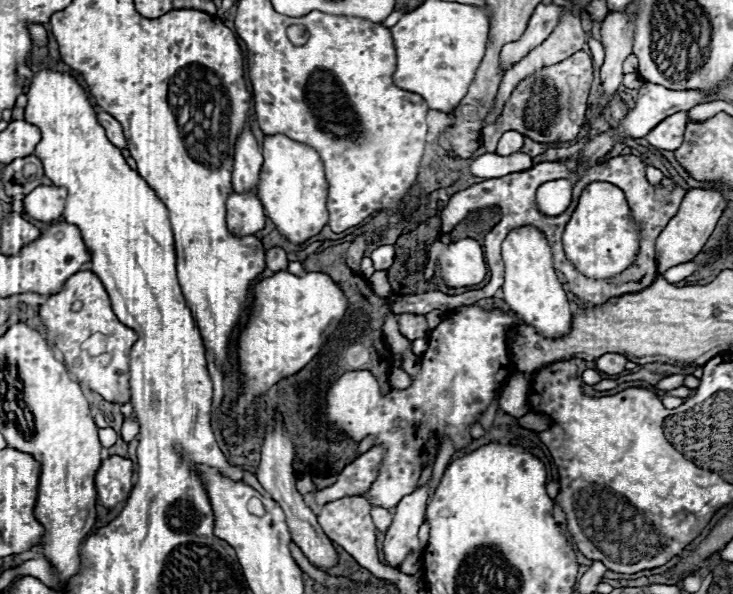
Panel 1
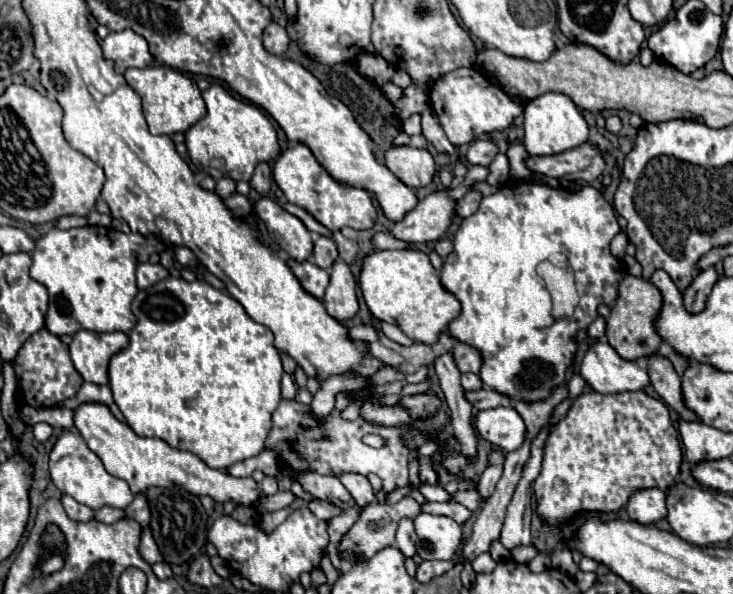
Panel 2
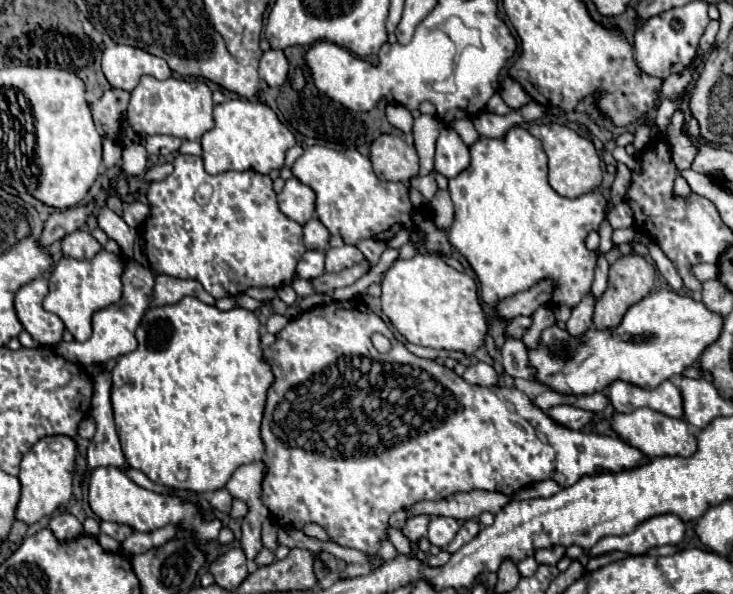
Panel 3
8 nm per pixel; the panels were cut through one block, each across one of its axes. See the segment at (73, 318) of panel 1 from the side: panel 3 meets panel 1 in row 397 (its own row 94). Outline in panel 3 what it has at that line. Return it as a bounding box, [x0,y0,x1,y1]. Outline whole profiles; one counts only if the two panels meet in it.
[90,90,130,142]

